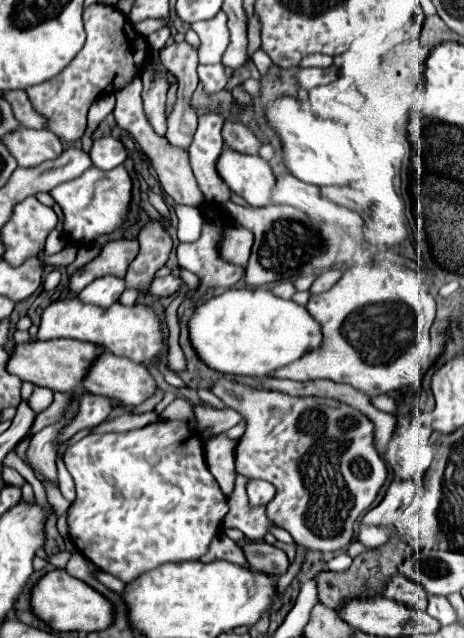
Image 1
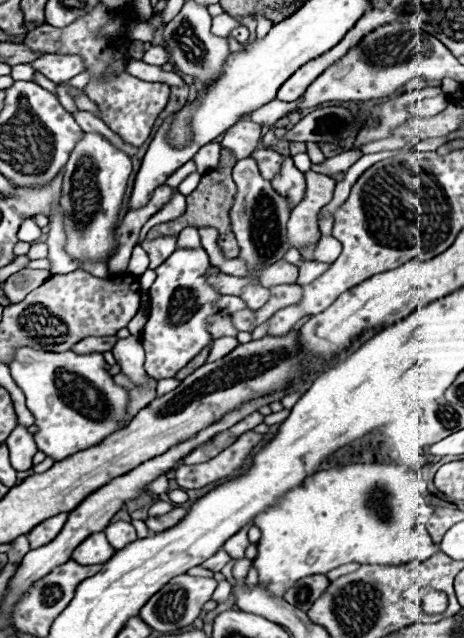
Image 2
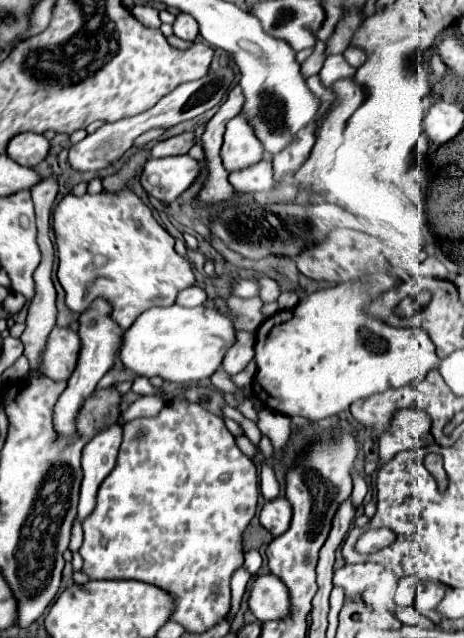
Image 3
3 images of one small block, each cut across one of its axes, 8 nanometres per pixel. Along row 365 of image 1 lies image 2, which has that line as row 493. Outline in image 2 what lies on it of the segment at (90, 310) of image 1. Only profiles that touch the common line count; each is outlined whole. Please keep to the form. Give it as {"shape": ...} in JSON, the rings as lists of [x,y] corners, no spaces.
{"shape":[[[162,474],[162,476],[158,476],[156,480],[152,480],[150,484],[146,484],[144,486],[144,492],[152,492],[152,494],[166,494],[168,492],[168,476],[166,474]]]}

